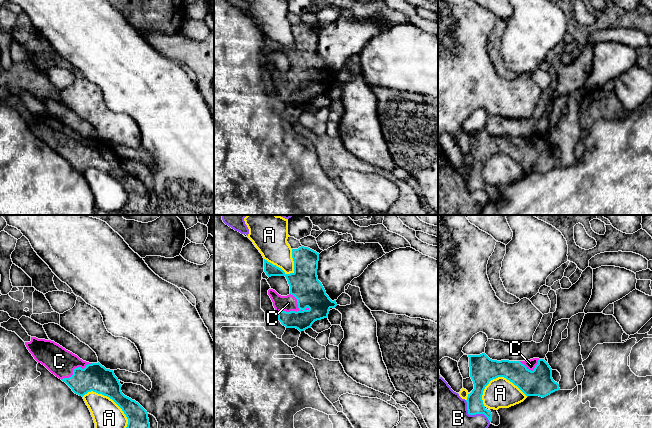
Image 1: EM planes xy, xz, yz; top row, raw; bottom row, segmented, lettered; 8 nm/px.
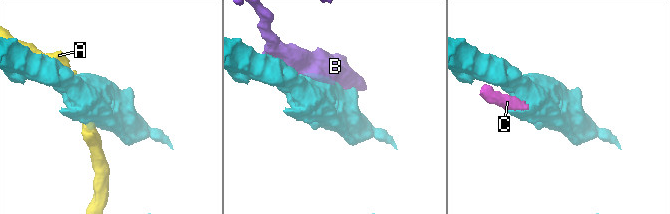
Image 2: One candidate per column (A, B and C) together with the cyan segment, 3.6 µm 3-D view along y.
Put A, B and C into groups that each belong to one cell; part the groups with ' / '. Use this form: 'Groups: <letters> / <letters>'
Groups: A / B / C

